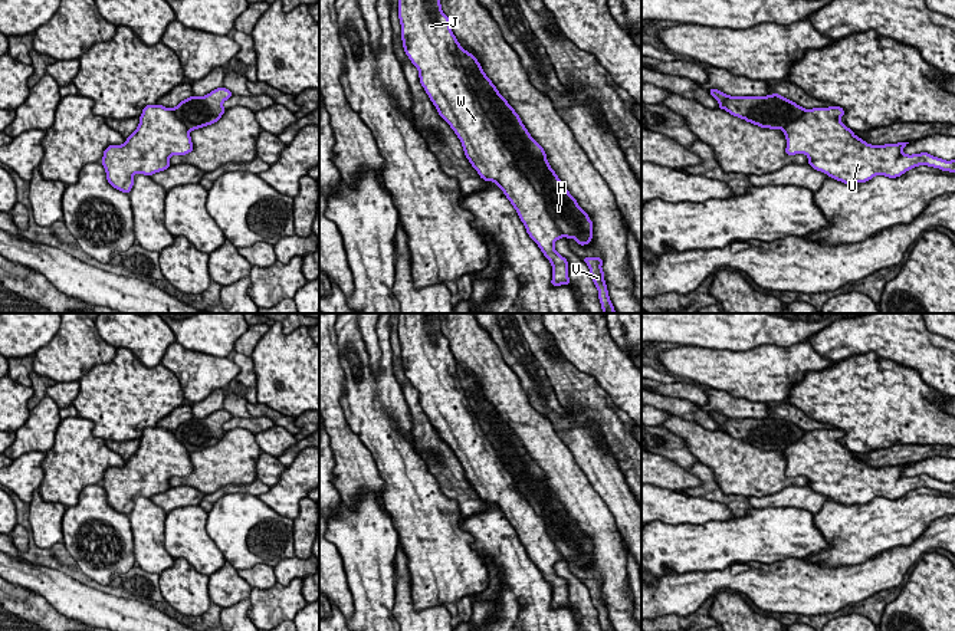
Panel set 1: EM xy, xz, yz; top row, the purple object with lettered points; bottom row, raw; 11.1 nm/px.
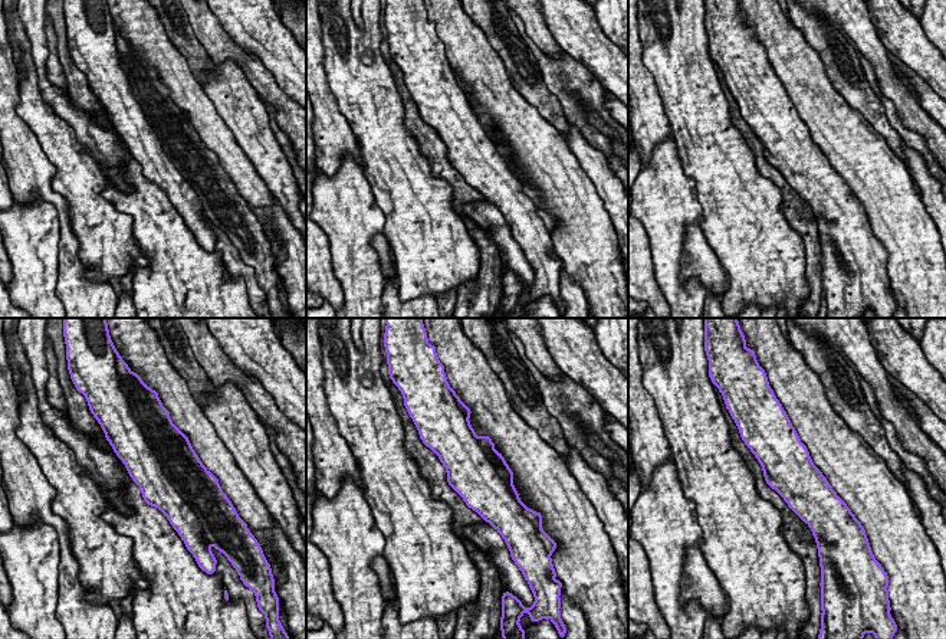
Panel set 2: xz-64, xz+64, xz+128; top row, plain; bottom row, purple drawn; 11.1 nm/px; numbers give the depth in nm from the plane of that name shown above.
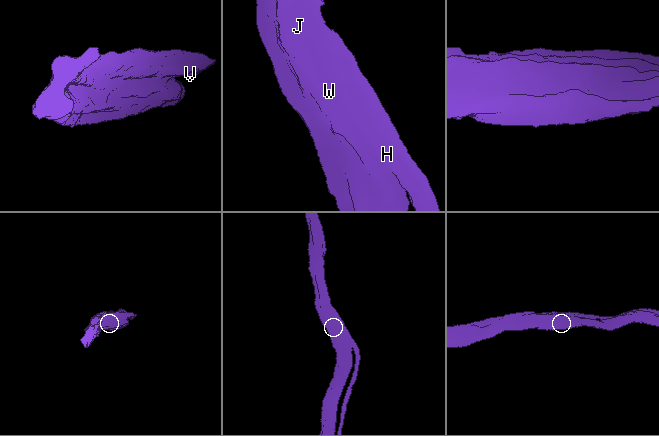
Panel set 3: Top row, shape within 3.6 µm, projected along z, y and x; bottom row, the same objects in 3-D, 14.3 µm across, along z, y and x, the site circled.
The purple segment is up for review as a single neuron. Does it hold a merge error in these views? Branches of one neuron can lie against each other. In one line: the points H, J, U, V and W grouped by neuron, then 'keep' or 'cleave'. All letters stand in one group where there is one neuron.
H V / J U W | cleave

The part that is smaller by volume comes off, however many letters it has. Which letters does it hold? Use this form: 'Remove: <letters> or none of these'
Remove: H, V

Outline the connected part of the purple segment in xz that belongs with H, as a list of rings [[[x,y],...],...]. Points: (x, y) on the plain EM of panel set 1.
[[[460,365],[456,368],[469,407],[518,492],[544,520],[547,535],[564,559],[572,559],[581,568],[588,566],[593,561],[593,543],[588,536],[551,490],[544,470],[531,459],[519,437],[485,397],[478,381]]]

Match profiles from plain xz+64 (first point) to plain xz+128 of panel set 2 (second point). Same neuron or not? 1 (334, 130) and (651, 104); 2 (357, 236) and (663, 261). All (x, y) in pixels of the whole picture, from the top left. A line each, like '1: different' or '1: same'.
1: same
2: same

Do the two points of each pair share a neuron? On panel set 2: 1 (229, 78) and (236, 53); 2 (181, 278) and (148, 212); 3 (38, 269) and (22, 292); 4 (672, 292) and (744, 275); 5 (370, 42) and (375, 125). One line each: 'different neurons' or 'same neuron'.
1: different neurons
2: same neuron
3: same neuron
4: different neurons
5: same neuron

